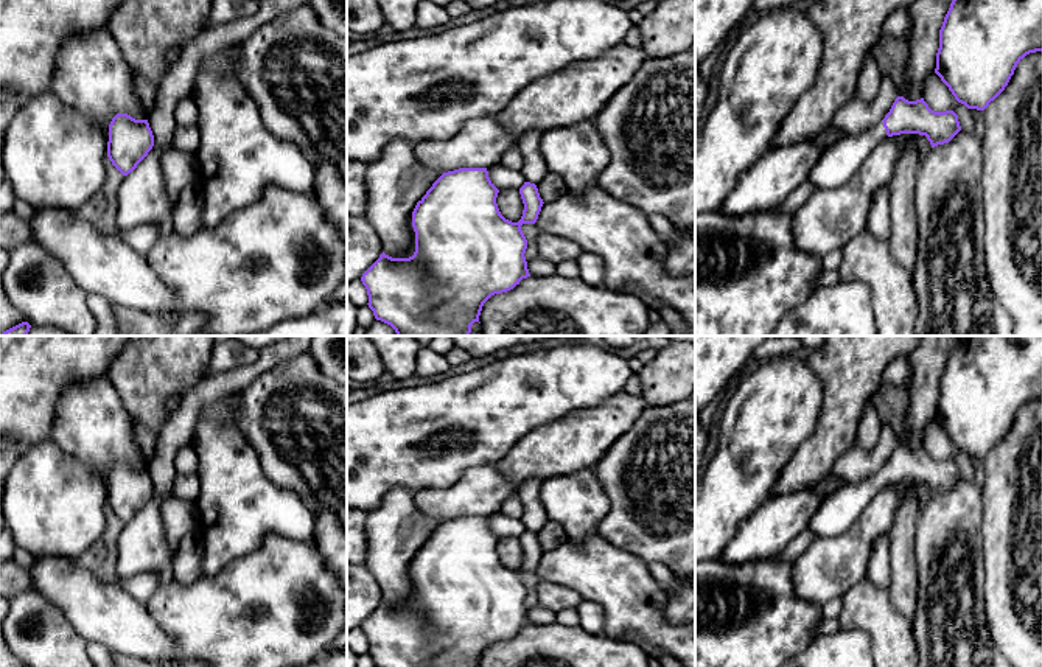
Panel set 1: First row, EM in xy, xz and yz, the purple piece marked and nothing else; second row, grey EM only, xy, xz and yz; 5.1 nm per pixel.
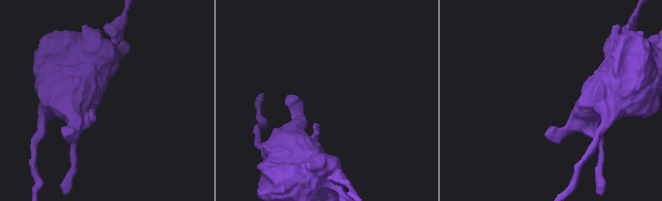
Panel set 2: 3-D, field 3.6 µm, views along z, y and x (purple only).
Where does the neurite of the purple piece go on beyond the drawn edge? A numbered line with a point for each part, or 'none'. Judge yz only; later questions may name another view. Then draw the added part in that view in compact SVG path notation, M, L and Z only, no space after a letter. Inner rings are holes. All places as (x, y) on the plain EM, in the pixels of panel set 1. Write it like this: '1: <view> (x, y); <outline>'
1: yz (848, 502); M883 470L871 477L848 484L838 488L830 501L813 515L809 530L818 538L834 538L841 535L871 502L871 499L886 487Z

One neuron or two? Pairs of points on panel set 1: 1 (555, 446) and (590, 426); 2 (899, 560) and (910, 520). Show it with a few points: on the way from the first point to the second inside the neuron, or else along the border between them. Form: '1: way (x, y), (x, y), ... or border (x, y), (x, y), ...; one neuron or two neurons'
1: way (563, 446), (573, 443), (582, 434); one neuron
2: way (901, 551), (902, 529); one neuron

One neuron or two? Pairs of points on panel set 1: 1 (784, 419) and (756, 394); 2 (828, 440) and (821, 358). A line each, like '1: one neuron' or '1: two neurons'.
1: one neuron
2: one neuron

